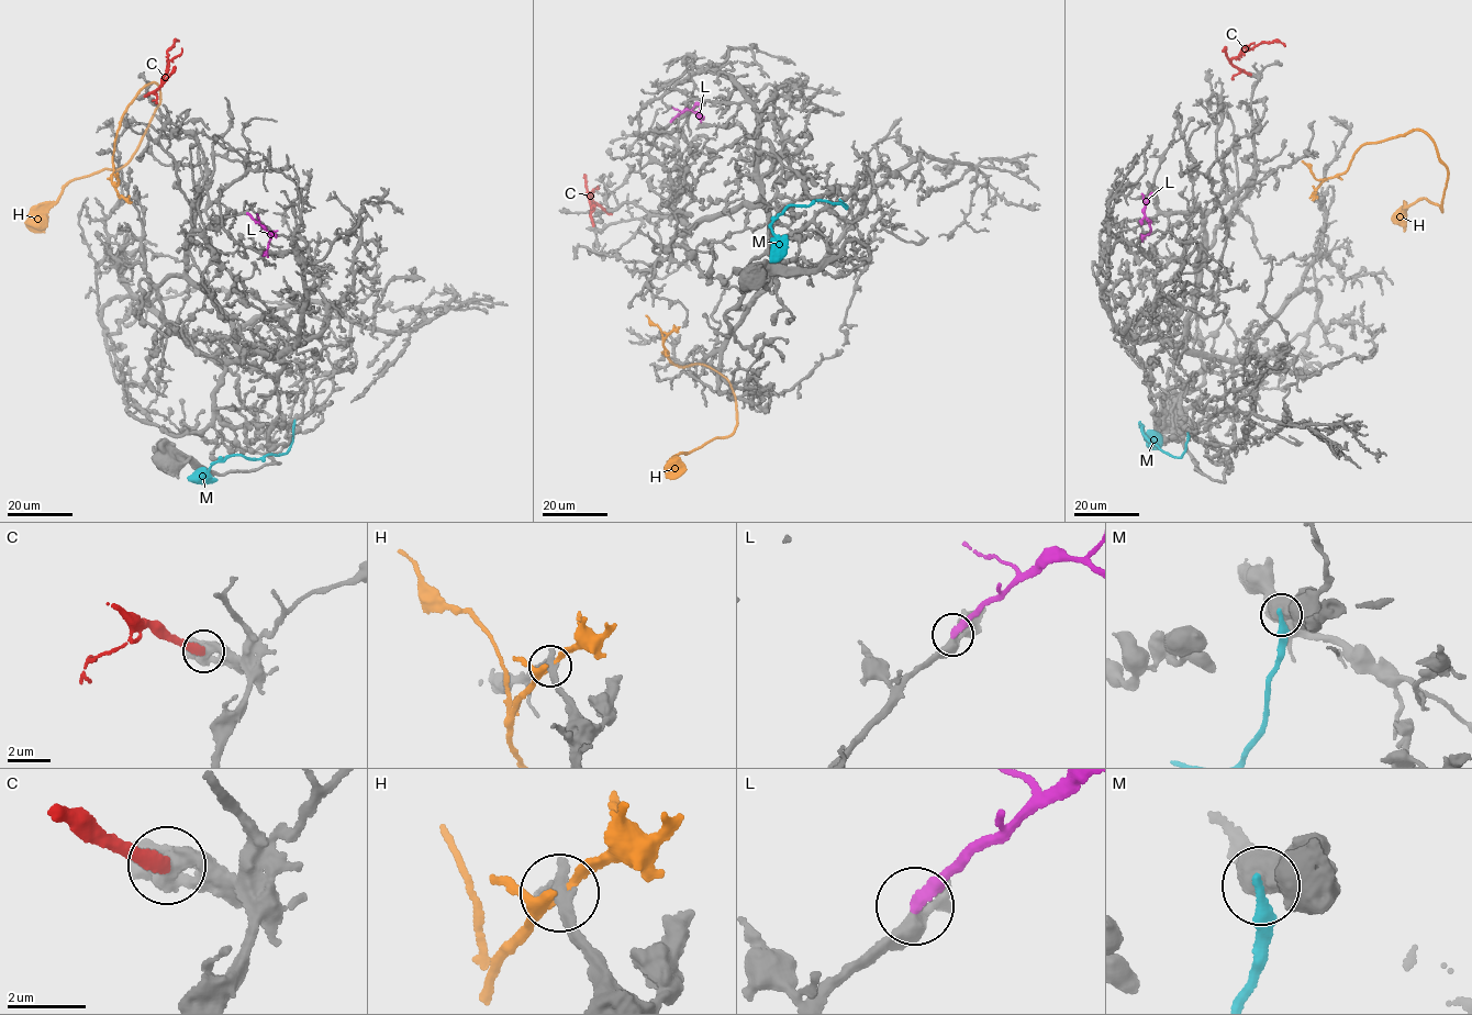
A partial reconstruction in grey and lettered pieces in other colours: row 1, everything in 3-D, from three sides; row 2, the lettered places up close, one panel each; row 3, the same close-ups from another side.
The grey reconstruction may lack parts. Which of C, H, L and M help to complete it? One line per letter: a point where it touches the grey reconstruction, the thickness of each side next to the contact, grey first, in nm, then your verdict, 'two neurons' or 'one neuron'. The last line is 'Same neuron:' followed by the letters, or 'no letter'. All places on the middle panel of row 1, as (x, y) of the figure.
C: contact (593, 226); calibres 500 and 360 nm; two neurons
H: contact (669, 333); calibres 320 and 200 nm; two neurons
L: contact (670, 121); calibres 400 and 360 nm; one neuron
M: contact (839, 200); calibres 600 and 320 nm; two neurons
Same neuron: L

